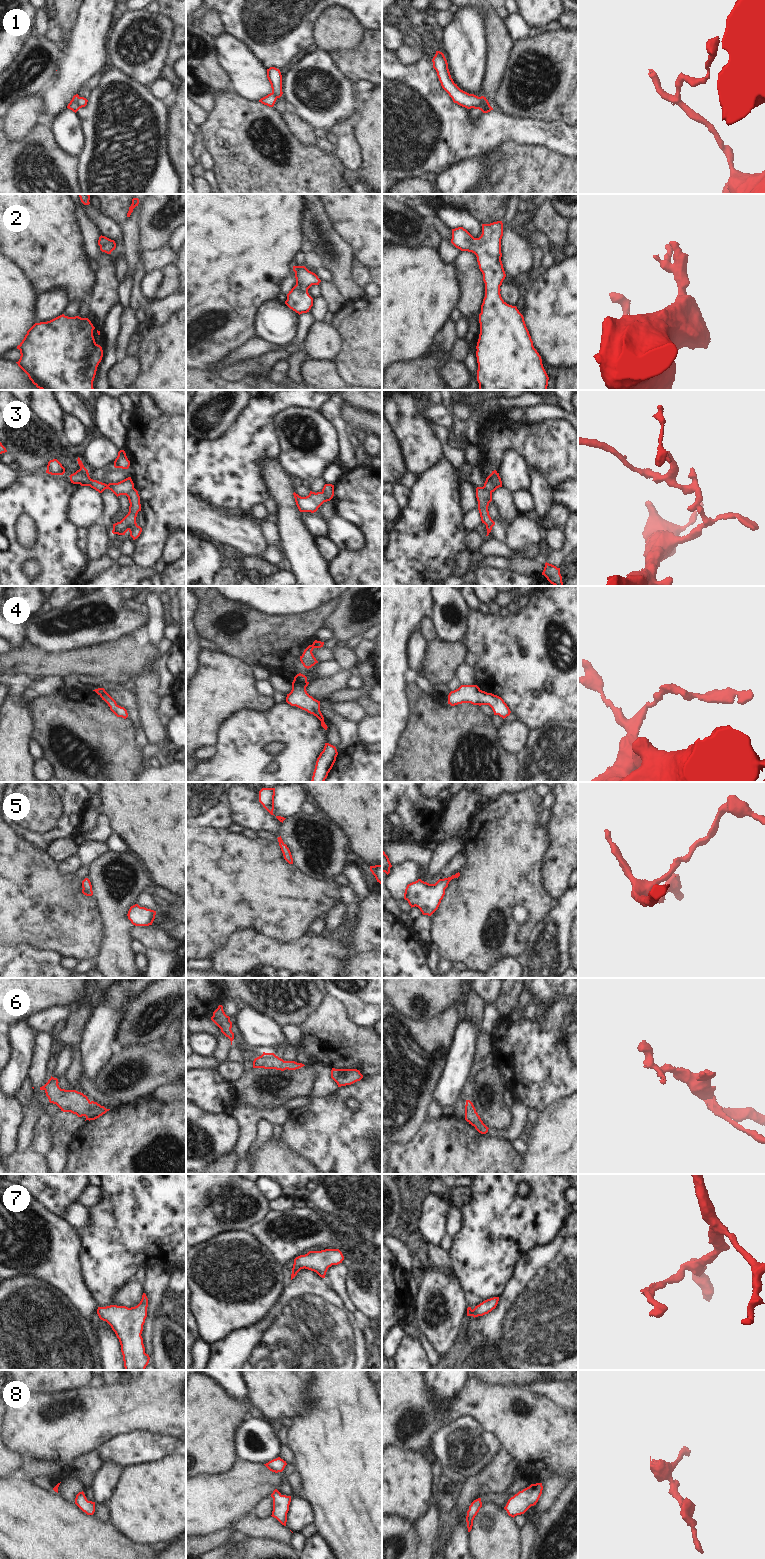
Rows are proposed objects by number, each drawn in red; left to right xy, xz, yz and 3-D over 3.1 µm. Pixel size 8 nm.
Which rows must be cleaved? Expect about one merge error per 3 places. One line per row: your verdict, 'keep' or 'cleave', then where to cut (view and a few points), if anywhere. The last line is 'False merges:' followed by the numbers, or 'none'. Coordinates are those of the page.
1: cleave; cut xy (78, 97), (77, 104), (80, 107)
2: keep; cut none
3: cleave; cut yz (483, 486), (491, 493)
4: keep; cut none
5: keep; cut none
6: keep; cut none
7: keep; cut none
8: keep; cut none
False merges: 1, 3

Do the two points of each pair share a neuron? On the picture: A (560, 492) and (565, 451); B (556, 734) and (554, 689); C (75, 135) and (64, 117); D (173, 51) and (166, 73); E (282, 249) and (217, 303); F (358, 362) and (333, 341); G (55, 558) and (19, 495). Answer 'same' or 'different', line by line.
A: different
B: different
C: same
D: same
E: same
F: different
G: same

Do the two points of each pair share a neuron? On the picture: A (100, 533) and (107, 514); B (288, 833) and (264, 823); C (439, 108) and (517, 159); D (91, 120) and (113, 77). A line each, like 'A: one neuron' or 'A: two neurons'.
A: two neurons
B: two neurons
C: two neurons
D: one neuron

